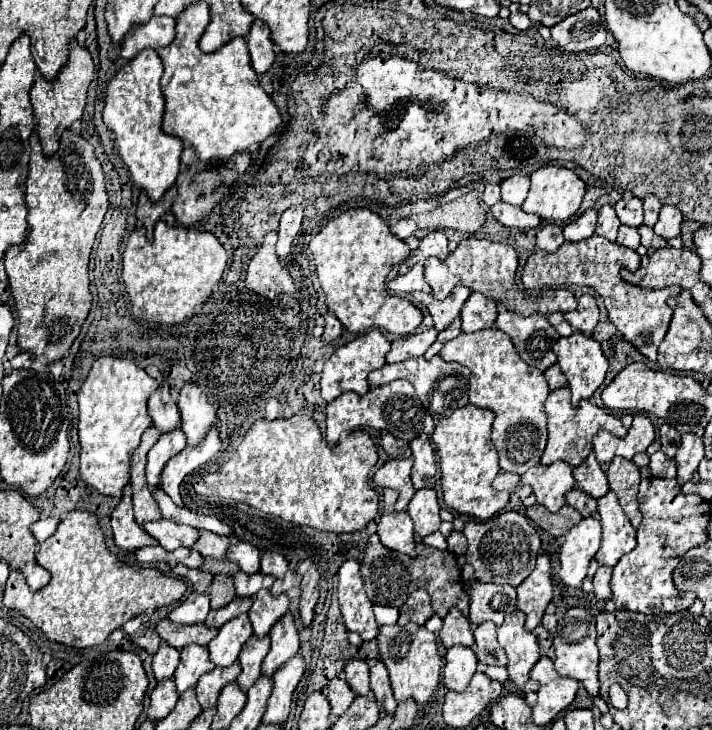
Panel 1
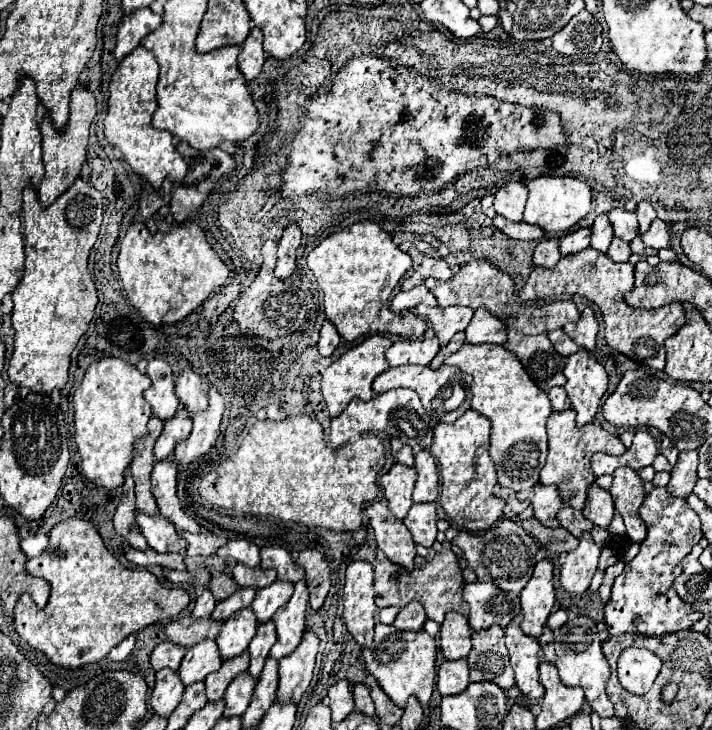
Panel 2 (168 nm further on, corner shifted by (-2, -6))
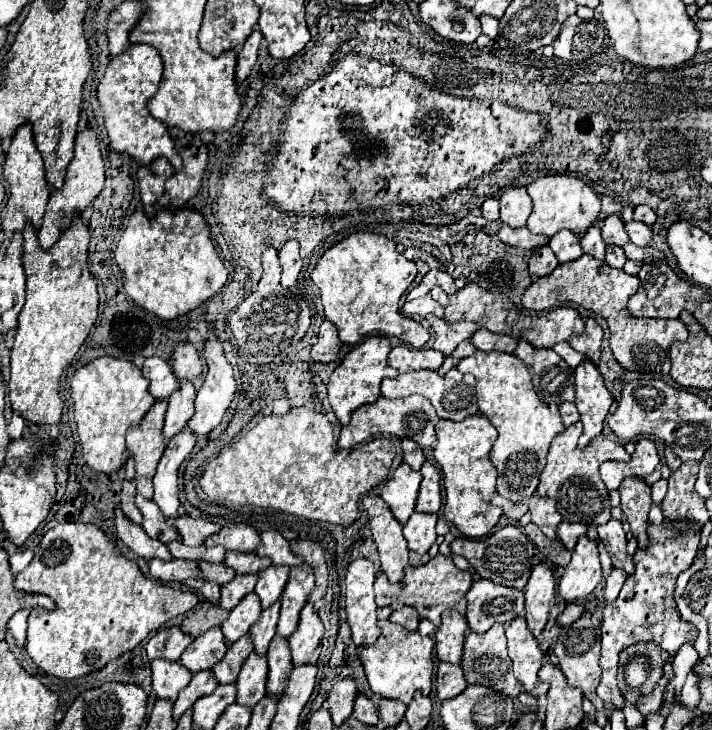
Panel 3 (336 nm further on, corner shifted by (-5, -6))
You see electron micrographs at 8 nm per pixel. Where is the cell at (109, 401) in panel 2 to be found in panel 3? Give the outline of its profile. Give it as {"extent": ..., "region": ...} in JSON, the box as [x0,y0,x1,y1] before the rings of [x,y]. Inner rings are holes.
{"extent":[69,356,155,472],"region":[[[101,356],[77,368],[69,380],[69,386],[85,462],[95,472],[117,472],[123,466],[125,432],[129,428],[137,428],[147,410],[155,404],[155,398],[147,392],[149,380],[133,362],[113,356]]]}

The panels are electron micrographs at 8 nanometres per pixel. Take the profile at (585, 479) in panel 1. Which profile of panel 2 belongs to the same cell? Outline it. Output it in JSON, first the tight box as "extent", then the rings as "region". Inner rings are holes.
{"extent":[584,484,614,530],"region":[[[592,484],[590,492],[588,492],[584,516],[586,516],[592,524],[608,530],[608,524],[612,522],[612,514],[614,514],[614,502],[612,502],[610,492],[598,488],[596,484]]]}

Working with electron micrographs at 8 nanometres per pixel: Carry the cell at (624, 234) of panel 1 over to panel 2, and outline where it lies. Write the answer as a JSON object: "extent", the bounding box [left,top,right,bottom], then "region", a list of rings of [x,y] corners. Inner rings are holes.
{"extent":[606,238,632,262],"region":[[[614,238],[606,254],[608,254],[608,258],[612,258],[614,262],[628,262],[628,258],[630,258],[632,252],[630,252],[630,244],[628,244],[628,242],[624,242],[624,240],[620,240],[620,238]]]}

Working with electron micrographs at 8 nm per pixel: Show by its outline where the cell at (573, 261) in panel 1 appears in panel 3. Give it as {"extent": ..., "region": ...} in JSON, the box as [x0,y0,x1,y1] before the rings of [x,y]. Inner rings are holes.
{"extent":[523,254,689,374],"region":[[[583,254],[573,262],[559,264],[551,274],[537,278],[523,294],[523,306],[527,310],[545,312],[565,302],[573,302],[595,314],[601,314],[609,324],[609,344],[617,362],[627,370],[637,372],[661,372],[669,374],[671,360],[669,360],[669,346],[675,340],[687,340],[689,332],[687,326],[679,320],[663,320],[663,318],[635,318],[627,312],[627,300],[631,294],[637,292],[637,276],[627,274],[625,270],[615,270],[607,262],[591,258]]]}

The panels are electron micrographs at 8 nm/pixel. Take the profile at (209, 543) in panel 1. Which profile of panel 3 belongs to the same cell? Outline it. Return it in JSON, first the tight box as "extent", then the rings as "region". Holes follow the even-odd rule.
{"extent":[171,516,219,546],"region":[[[179,516],[171,520],[171,524],[181,534],[181,540],[185,546],[203,546],[209,536],[219,532],[217,524],[201,520],[201,518],[191,518],[191,516]]]}

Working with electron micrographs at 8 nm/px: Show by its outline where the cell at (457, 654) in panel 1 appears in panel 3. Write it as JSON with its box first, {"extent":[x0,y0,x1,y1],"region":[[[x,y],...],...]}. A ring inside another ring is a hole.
{"extent":[437,662,467,700],"region":[[[441,662],[437,670],[437,696],[439,700],[449,700],[459,696],[467,688],[467,682],[463,678],[463,670],[459,664]]]}

